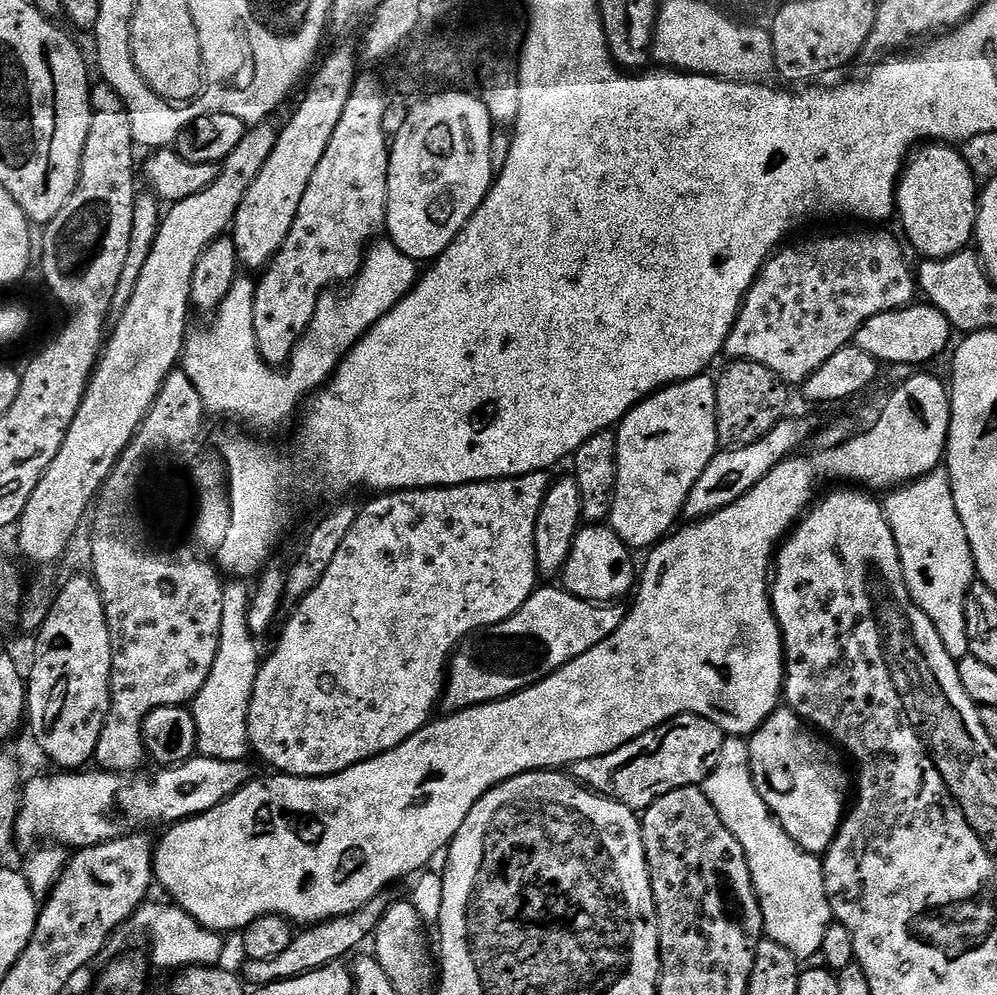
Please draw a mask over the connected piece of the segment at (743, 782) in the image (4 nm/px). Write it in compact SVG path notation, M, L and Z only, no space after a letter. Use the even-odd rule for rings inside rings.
M729 736L725 739L722 754L718 757L718 766L714 766L714 770L706 777L702 787L710 806L718 810L718 818L722 818L726 830L734 834L738 846L742 846L746 854L752 885L756 888L756 897L760 899L765 937L778 942L778 946L786 946L786 950L790 950L790 954L794 954L797 960L808 962L812 955L815 957L819 953L822 938L826 938L826 930L834 923L832 907L824 885L824 865L817 853L802 850L802 846L798 846L794 838L786 834L786 830L766 806L762 794L758 794L750 768L748 740L745 737Z

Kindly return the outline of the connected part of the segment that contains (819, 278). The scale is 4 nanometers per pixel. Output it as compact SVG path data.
M848 232L845 236L820 236L817 240L791 244L769 256L745 294L744 304L724 343L723 355L729 361L758 362L766 370L774 370L785 384L800 386L822 362L849 347L860 327L874 318L874 314L886 314L913 303L918 296L918 285L909 261L904 259L901 241L888 232Z

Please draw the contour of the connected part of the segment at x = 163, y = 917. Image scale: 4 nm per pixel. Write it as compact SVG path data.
M145 902L136 909L130 924L138 931L145 932L148 940L152 943L152 956L150 960L153 965L160 968L211 968L219 965L224 956L225 937L219 932L210 930L206 926L199 924L190 914L175 906L159 908L156 904Z

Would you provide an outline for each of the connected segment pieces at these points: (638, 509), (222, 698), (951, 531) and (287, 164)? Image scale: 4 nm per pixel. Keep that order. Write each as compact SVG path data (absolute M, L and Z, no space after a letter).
M705 374L661 388L630 409L615 429L615 434L618 474L612 499L610 527L629 549L648 550L677 527L676 519L681 519L686 498L690 490L694 490L694 482L698 482L702 470L706 470L706 466L710 466L710 462L716 457L720 439L716 433L715 379Z
M232 582L225 587L222 630L218 638L218 654L214 658L214 670L210 670L202 690L190 704L199 755L215 760L243 760L250 752L248 703L262 663L262 655L256 649L257 637L252 635L248 626L250 588L244 584L247 583Z
M947 467L935 468L920 480L913 480L899 488L891 489L882 503L886 522L894 534L902 562L902 574L910 598L920 607L922 614L934 622L942 646L950 658L960 660L969 655L966 638L966 594L977 579L976 563L966 538L966 526L958 518L954 506L952 480Z
M340 48L332 52L319 63L311 78L303 89L304 97L300 105L292 112L292 117L285 122L276 133L276 145L270 150L270 158L266 158L266 166L254 178L250 190L246 190L246 198L242 198L242 206L238 206L238 214L232 219L230 235L241 265L245 269L267 268L270 261L282 250L282 242L286 242L286 234L290 234L290 226L294 226L294 218L298 215L298 205L306 195L306 186L310 186L310 178L314 178L314 170L318 170L318 162L322 162L322 154L326 154L326 146L330 146L330 138L334 138L334 130L338 127L338 121L346 110L346 102L350 102L350 94L354 90L358 79L356 72L357 53L348 48Z

